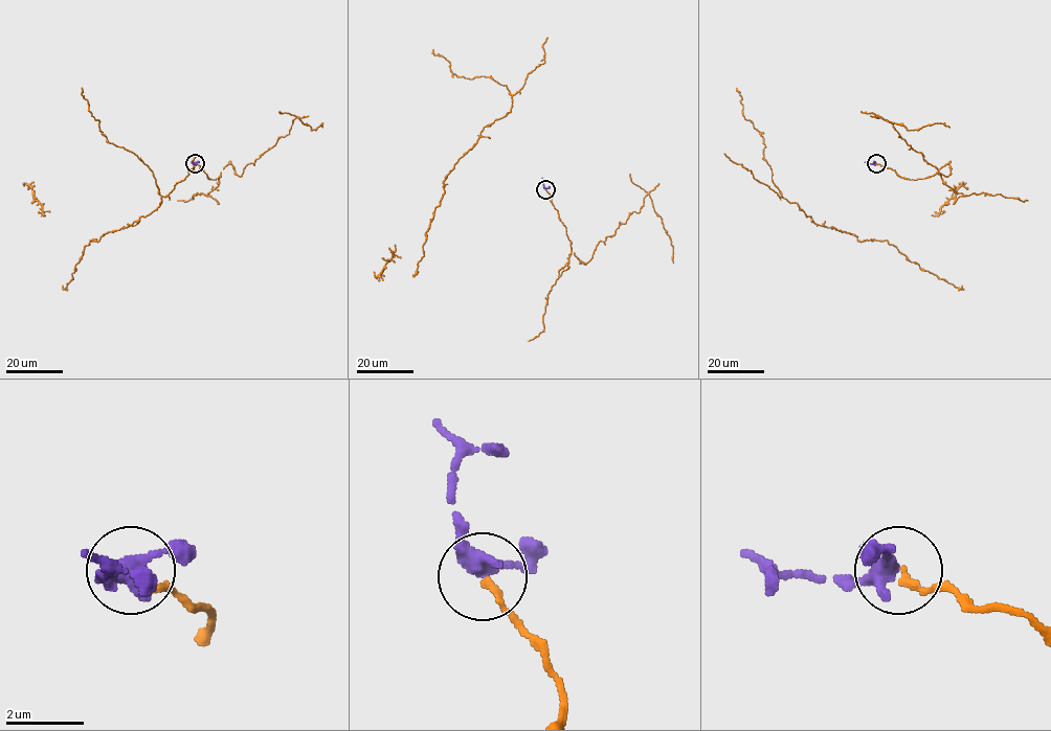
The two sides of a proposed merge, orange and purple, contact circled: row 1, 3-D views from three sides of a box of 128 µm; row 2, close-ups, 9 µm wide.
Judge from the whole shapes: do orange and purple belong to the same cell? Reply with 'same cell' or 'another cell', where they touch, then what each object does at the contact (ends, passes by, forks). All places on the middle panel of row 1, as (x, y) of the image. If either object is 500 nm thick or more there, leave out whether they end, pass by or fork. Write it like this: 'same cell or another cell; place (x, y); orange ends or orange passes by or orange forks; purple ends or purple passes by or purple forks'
same cell; place (545, 189); orange ends; purple passes by

